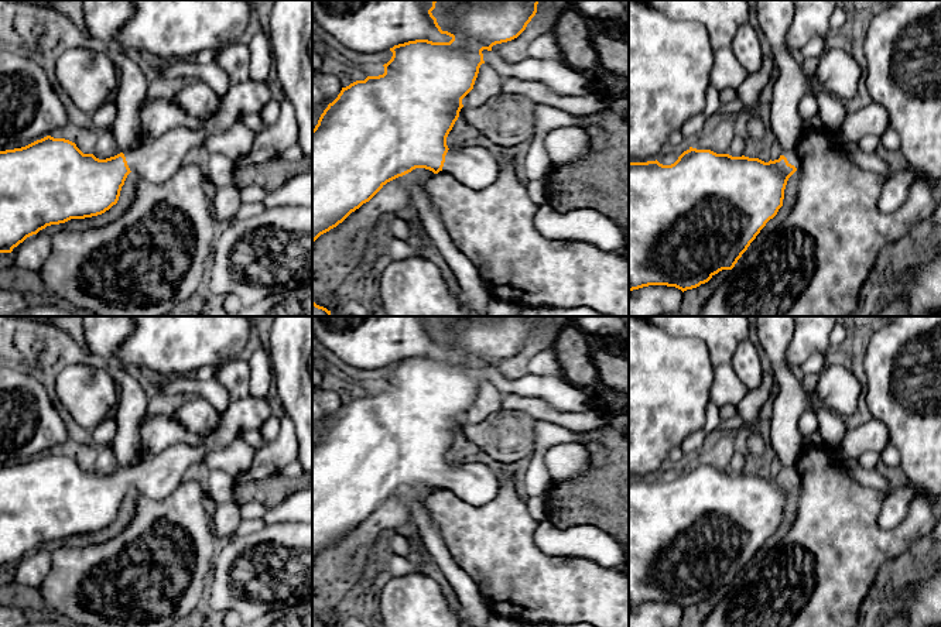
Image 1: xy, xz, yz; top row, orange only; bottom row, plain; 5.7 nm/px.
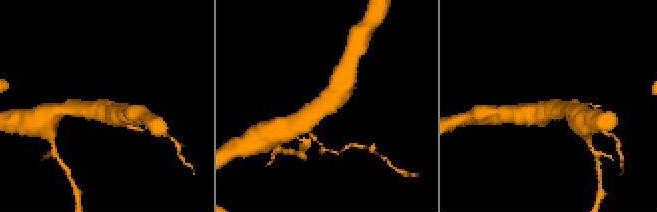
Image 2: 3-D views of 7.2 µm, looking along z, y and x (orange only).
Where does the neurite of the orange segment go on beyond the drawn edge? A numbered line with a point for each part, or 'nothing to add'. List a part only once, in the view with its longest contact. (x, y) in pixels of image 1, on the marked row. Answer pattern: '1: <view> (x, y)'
1: xz (475, 167)

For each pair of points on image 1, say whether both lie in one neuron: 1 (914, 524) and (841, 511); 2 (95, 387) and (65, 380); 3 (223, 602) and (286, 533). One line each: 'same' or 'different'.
1: same
2: same
3: same

